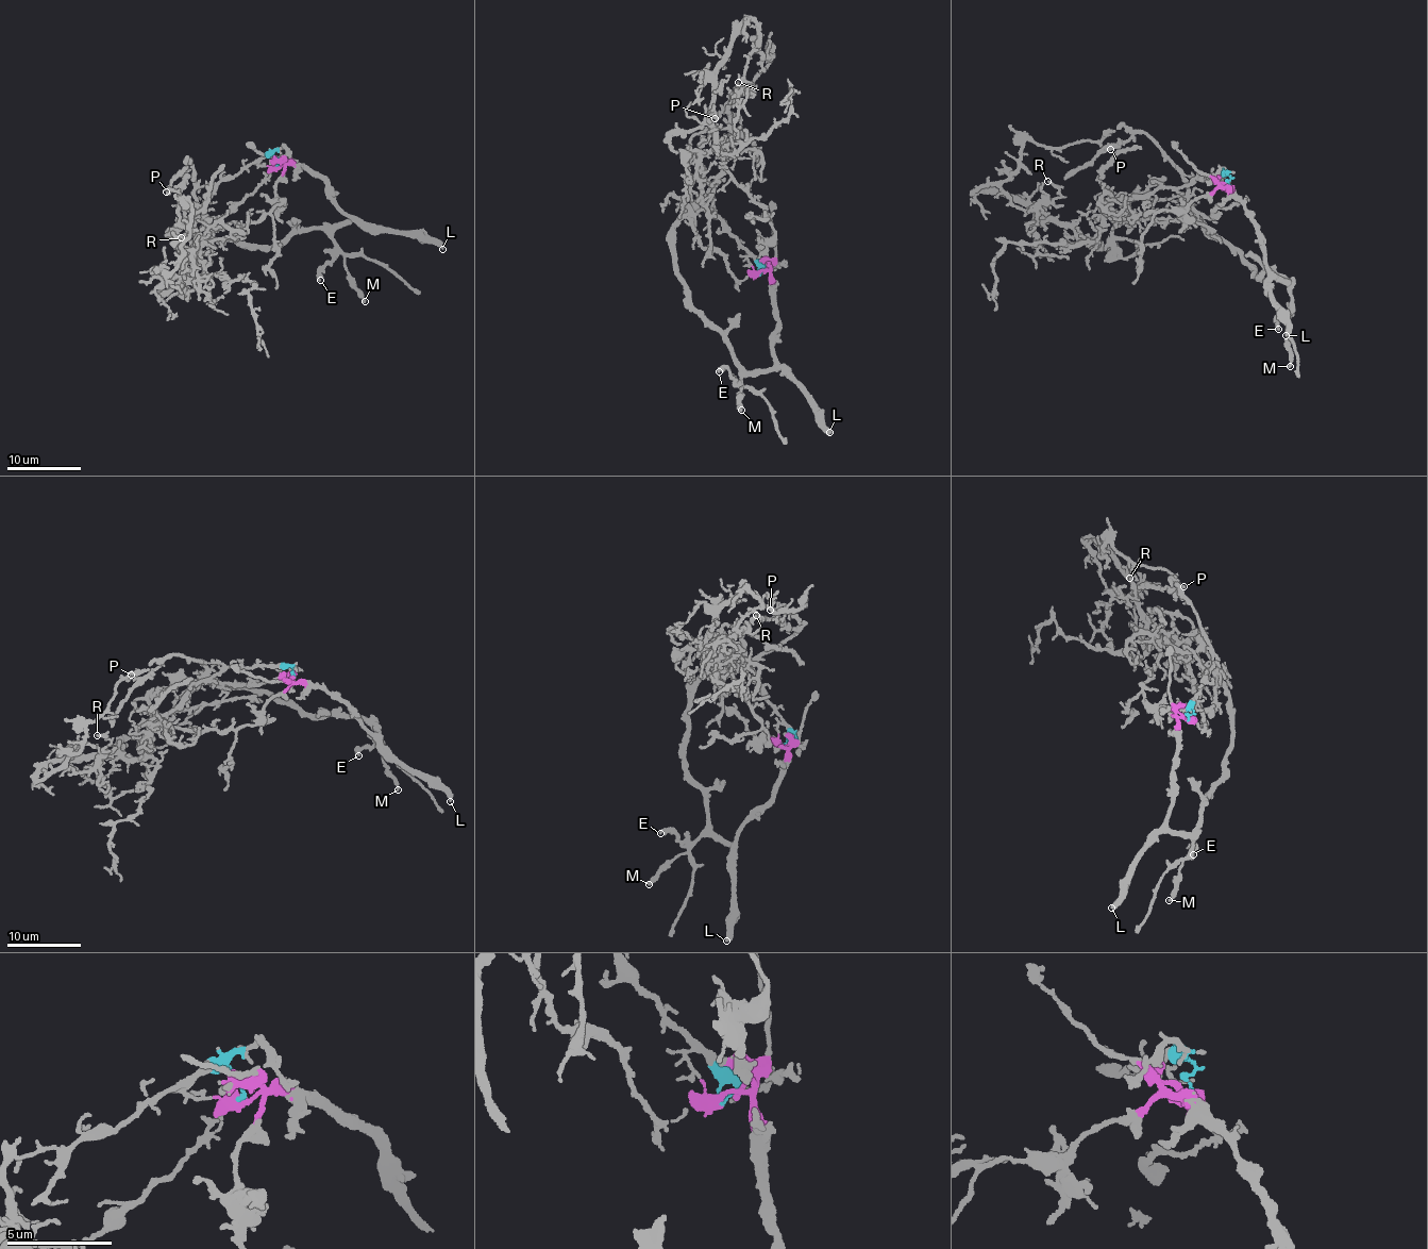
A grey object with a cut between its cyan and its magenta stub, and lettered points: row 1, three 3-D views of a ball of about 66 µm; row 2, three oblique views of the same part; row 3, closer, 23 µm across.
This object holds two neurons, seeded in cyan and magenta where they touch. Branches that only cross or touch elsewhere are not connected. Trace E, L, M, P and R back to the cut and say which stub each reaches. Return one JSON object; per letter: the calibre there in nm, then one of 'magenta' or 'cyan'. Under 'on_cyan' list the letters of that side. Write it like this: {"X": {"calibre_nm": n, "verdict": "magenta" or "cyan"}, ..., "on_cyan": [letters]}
{"E": {"calibre_nm": 130, "verdict": "magenta"}, "L": {"calibre_nm": 360, "verdict": "magenta"}, "M": {"calibre_nm": 240, "verdict": "magenta"}, "P": {"calibre_nm": 280, "verdict": "cyan"}, "R": {"calibre_nm": 160, "verdict": "cyan"}, "on_cyan": ["P", "R"]}

